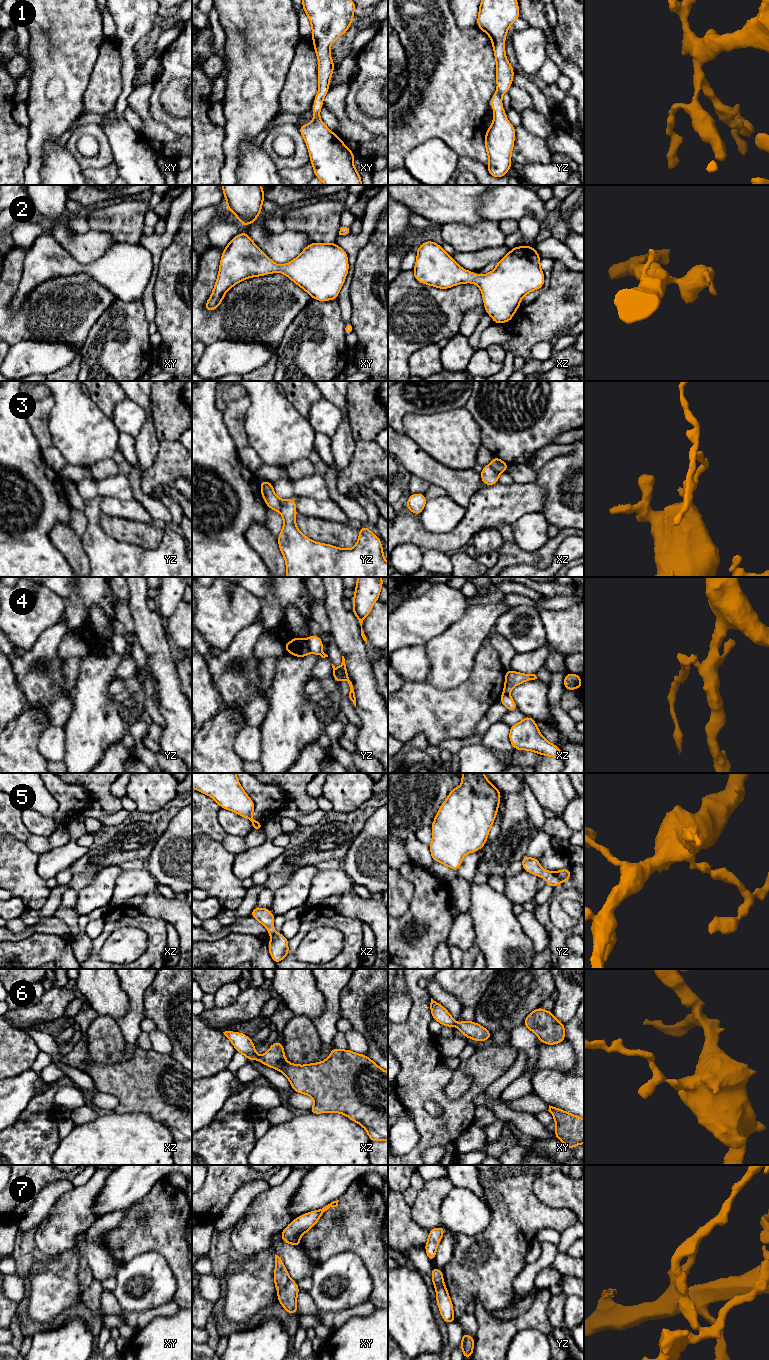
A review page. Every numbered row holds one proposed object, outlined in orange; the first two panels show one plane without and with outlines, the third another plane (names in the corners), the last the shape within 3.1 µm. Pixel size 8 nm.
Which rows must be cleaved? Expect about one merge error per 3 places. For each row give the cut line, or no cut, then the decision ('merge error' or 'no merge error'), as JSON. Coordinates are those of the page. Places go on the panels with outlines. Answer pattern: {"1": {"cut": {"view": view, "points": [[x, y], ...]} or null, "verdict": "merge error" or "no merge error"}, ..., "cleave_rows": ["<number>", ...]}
{"1": {"cut": null, "verdict": "no merge error"}, "2": {"cut": null, "verdict": "no merge error"}, "3": {"cut": {"view": "yz", "points": [[280, 499], [280, 509], [278, 511]]}, "verdict": "merge error"}, "4": {"cut": {"view": "yz", "points": [[305, 640], [310, 651]]}, "verdict": "merge error"}, "5": {"cut": null, "verdict": "no merge error"}, "6": {"cut": null, "verdict": "no merge error"}, "7": {"cut": {"view": "xy", "points": [[290, 1279], [278, 1291]]}, "verdict": "merge error"}, "cleave_rows": ["3", "4", "7"]}

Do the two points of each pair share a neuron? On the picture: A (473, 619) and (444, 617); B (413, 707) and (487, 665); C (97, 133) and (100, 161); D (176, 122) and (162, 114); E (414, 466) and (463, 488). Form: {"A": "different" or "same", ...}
{"A": "different", "B": "same", "C": "same", "D": "same", "E": "same"}

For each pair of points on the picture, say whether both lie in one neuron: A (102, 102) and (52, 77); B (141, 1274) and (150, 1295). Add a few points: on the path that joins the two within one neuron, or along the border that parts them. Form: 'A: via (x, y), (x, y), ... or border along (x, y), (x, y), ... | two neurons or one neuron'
A: border along (92, 71), (83, 95), (83, 112) | two neurons
B: via (146, 1279), (150, 1290) | one neuron

